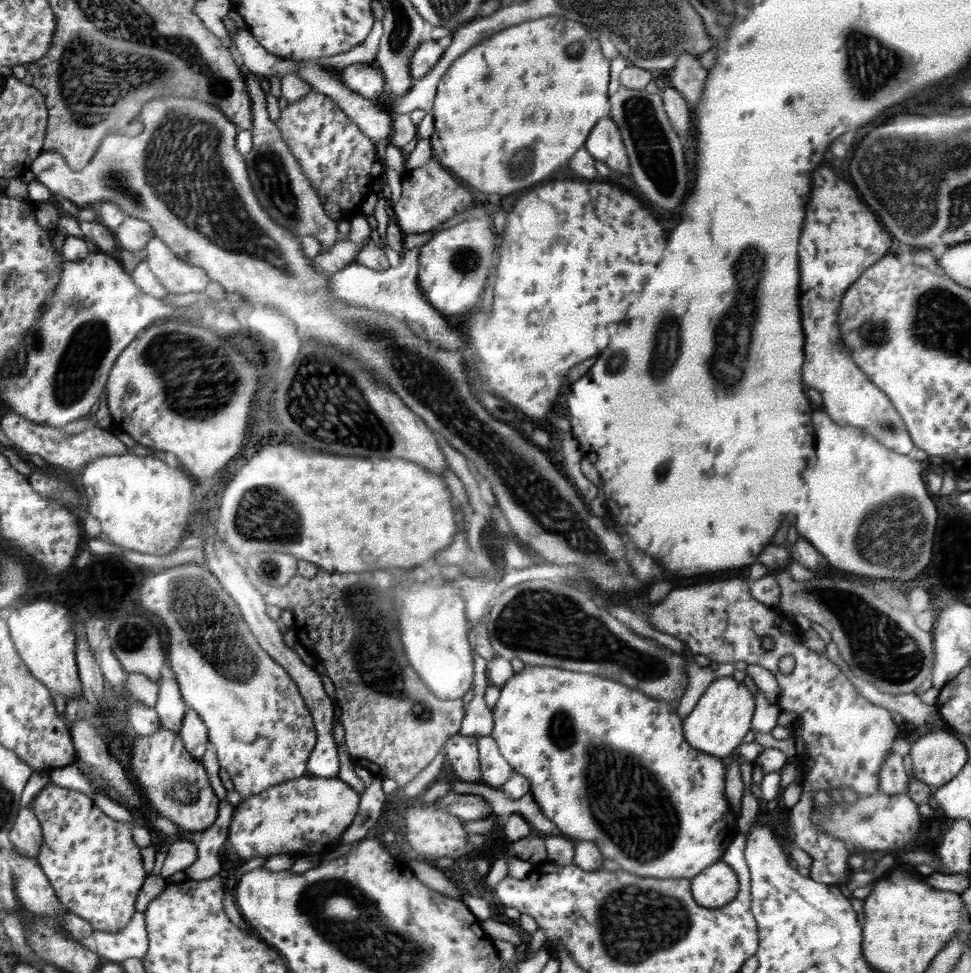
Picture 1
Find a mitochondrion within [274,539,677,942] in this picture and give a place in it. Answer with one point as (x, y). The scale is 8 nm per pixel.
(420, 712)

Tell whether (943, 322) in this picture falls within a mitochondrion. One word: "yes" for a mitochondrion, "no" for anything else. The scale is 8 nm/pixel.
yes

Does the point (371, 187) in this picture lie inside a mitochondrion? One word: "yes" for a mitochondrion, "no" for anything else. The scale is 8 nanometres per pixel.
no

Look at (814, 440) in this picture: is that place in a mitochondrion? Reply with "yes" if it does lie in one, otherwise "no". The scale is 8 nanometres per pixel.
no

